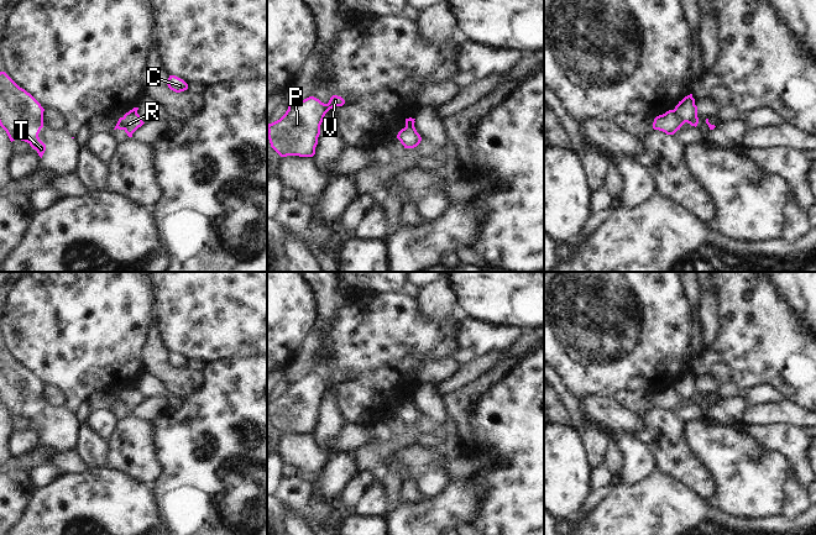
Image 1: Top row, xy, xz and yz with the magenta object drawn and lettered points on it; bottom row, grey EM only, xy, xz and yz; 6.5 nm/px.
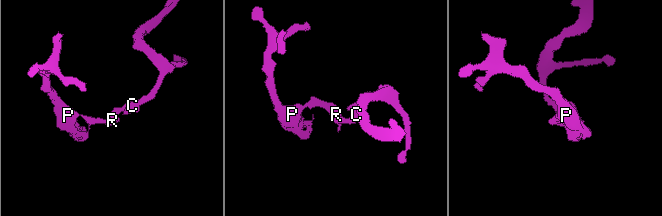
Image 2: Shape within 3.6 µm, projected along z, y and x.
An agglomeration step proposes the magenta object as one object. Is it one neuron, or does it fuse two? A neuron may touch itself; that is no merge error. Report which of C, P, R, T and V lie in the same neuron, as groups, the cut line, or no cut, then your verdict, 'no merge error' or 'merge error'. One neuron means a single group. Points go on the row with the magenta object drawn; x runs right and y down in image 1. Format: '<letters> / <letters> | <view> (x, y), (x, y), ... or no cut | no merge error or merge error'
C / P R T V | yz (673, 110), (685, 121) | merge error

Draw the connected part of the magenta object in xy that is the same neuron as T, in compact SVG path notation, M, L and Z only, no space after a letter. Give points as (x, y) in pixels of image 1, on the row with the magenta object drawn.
M0 72L0 126L11 142L27 142L41 158L46 151L46 145L38 137L43 127L43 111L30 93L20 88L5 72Z

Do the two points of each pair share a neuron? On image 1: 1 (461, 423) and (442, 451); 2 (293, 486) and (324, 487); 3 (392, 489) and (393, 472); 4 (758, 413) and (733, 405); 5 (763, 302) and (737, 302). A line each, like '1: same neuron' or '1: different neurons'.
1: different neurons
2: different neurons
3: same neuron
4: different neurons
5: same neuron

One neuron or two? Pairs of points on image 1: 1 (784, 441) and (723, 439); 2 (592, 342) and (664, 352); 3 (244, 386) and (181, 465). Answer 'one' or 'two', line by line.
1: two
2: one
3: one

